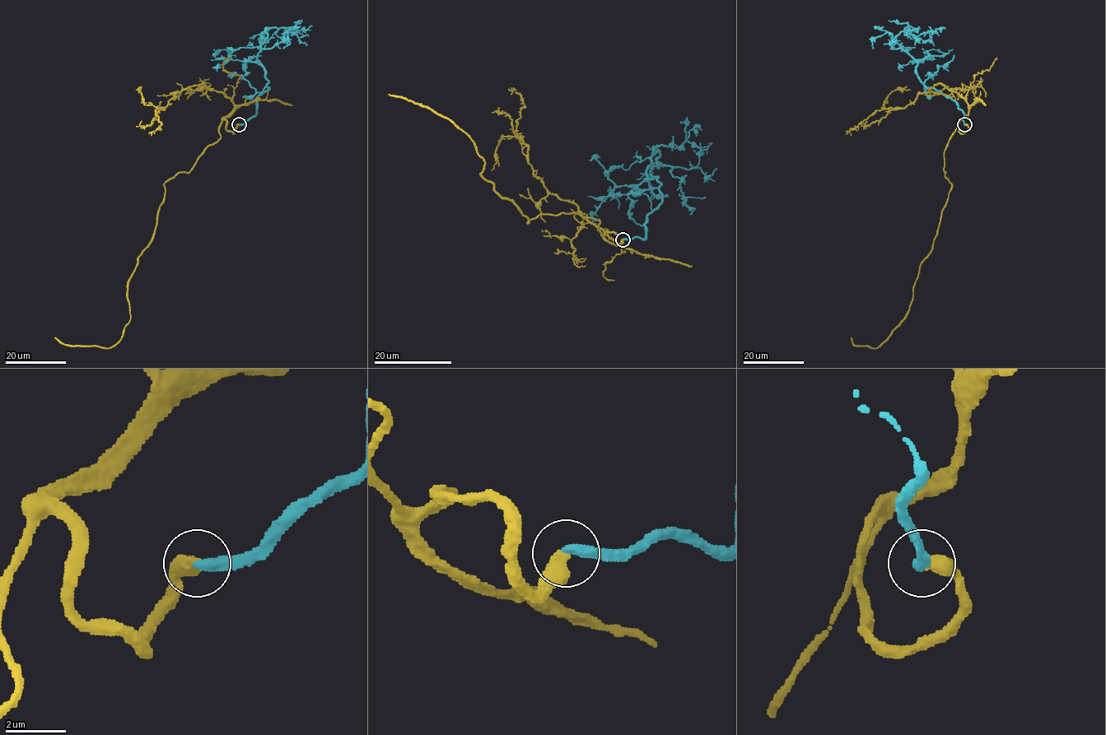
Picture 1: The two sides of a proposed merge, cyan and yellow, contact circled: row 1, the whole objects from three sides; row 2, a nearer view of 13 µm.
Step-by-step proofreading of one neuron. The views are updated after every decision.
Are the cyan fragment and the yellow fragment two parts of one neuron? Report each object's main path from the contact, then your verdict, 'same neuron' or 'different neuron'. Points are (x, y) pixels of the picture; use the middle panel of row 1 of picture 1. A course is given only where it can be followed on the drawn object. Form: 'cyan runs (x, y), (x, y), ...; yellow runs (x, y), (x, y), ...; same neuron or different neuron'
cyan runs (622, 239), (645, 238), (646, 217), (661, 201), (660, 185), (647, 174), (658, 151), (684, 196), (706, 197); yellow runs (622, 239), (579, 214), (527, 222), (481, 174), (483, 159), (464, 132), (387, 94); same neuron

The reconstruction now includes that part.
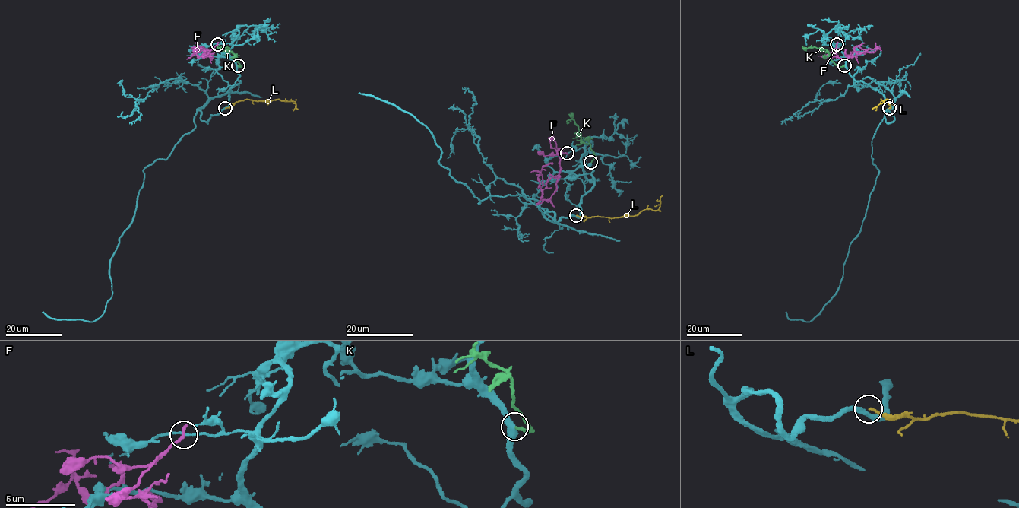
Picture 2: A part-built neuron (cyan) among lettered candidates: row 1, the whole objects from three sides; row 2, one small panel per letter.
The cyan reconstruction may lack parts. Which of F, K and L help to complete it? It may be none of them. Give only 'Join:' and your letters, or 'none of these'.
Join: K

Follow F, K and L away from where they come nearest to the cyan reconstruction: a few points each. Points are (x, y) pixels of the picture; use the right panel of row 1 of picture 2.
F: (837, 44), (827, 57), (853, 57), (878, 47), (873, 52), (856, 51), (848, 55), (845, 49)
K: (844, 66), (837, 66), (826, 49), (808, 48), (811, 45)
L: (889, 108), (890, 100), (872, 109)

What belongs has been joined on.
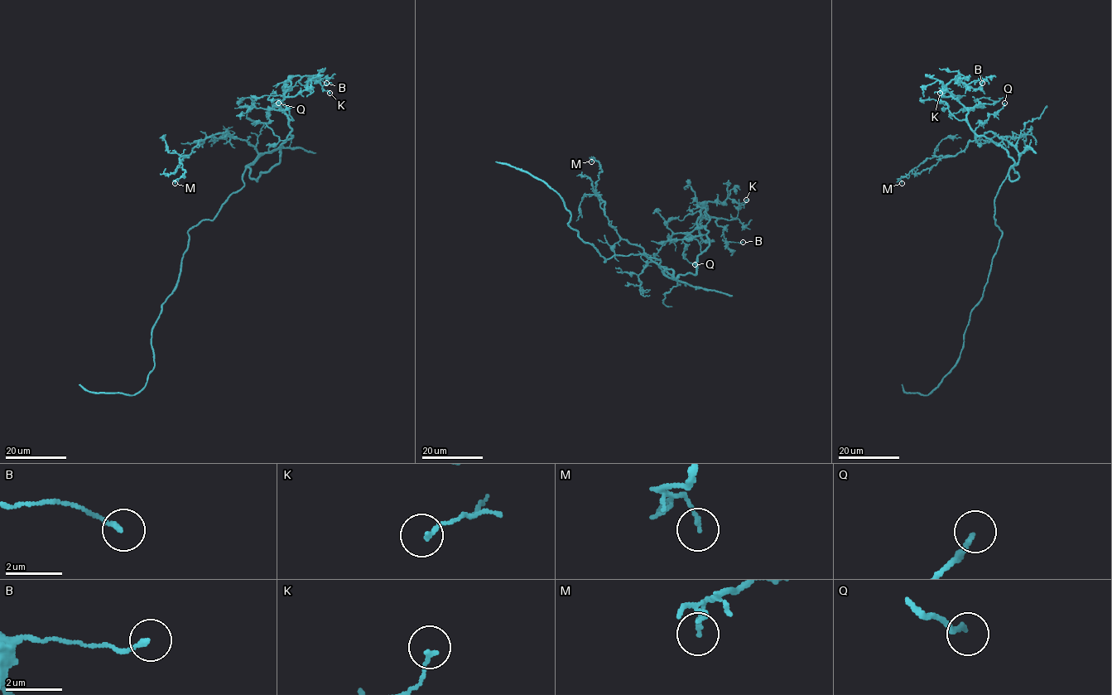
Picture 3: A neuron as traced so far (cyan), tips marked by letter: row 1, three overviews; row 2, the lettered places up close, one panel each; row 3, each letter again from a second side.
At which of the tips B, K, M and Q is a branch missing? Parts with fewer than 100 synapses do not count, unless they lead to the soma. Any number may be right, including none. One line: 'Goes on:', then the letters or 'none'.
Goes on: none

